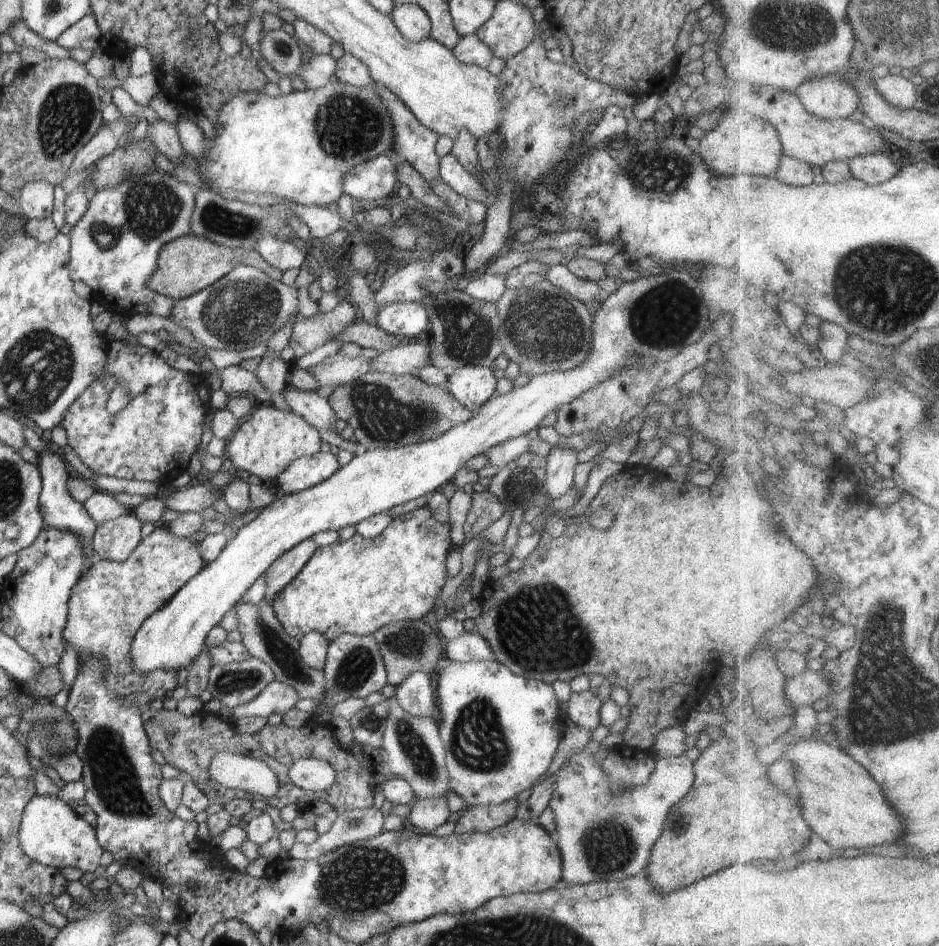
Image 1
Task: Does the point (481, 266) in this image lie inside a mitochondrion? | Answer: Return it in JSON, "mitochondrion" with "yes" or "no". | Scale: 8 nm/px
{"mitochondrion":"no"}

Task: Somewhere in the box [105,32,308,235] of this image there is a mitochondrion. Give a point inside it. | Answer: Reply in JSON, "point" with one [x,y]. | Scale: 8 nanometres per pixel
{"point":[280,46]}

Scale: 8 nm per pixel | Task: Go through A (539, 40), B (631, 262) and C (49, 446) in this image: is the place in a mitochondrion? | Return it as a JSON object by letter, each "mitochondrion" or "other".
{"A":"other","B":"other","C":"other"}

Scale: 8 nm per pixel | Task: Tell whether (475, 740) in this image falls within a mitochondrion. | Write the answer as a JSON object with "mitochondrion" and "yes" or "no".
{"mitochondrion":"yes"}

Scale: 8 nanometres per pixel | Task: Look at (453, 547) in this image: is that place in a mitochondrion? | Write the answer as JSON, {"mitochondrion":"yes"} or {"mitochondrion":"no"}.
{"mitochondrion":"no"}

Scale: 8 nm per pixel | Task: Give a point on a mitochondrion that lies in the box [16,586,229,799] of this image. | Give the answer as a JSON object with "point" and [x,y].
{"point":[45,737]}

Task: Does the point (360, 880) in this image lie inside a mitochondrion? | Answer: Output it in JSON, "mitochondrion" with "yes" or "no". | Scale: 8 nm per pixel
{"mitochondrion":"yes"}

